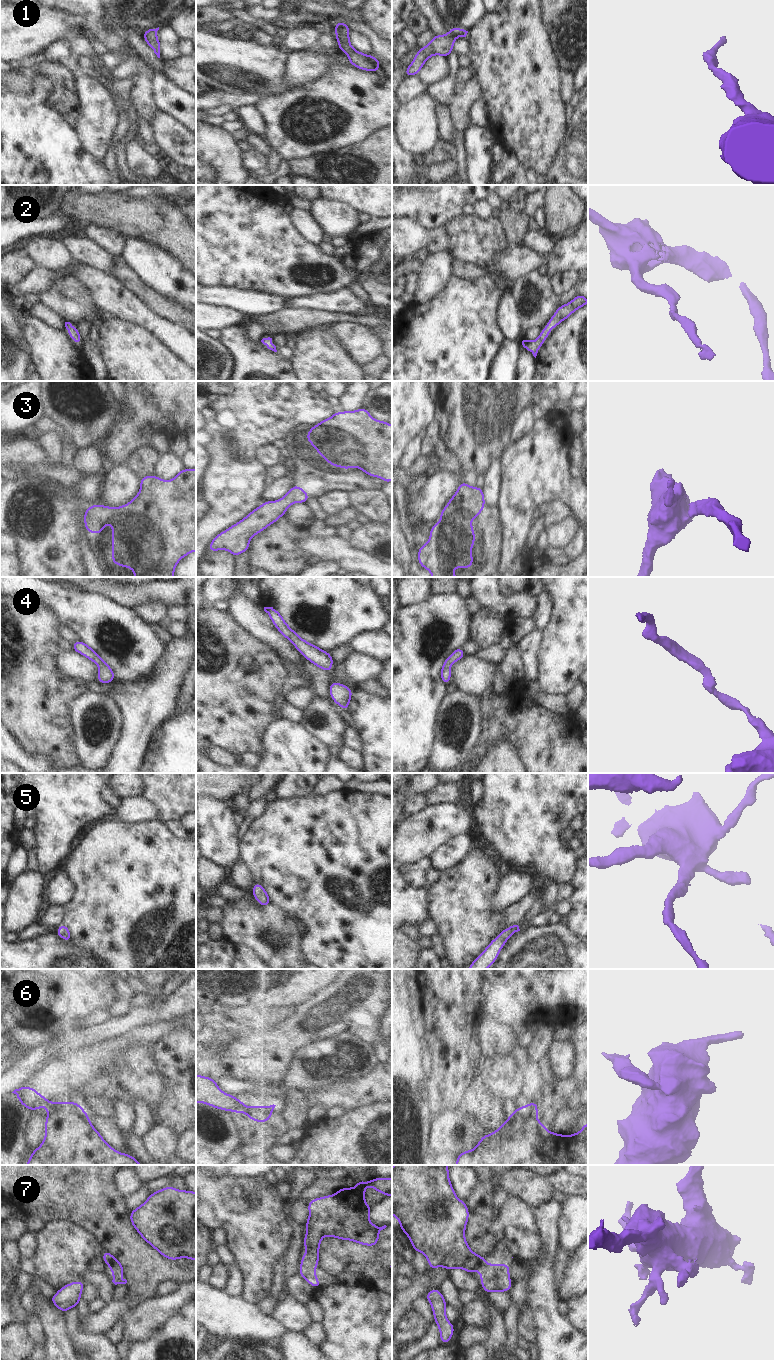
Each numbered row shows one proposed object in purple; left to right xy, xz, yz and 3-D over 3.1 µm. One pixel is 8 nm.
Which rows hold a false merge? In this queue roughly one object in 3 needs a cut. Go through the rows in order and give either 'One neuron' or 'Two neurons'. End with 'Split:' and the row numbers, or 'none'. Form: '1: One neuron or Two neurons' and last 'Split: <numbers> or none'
1: One neuron
2: One neuron
3: One neuron
4: One neuron
5: One neuron
6: Two neurons
7: One neuron
Split: 6

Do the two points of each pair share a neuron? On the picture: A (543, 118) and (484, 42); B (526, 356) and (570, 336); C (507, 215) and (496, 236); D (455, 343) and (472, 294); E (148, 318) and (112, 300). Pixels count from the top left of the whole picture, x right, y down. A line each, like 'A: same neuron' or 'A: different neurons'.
A: same neuron
B: different neurons
C: different neurons
D: same neuron
E: same neuron

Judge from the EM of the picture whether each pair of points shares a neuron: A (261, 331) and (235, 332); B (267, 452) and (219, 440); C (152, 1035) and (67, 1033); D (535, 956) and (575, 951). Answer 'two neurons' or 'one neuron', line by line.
A: two neurons
B: two neurons
C: two neurons
D: one neuron

